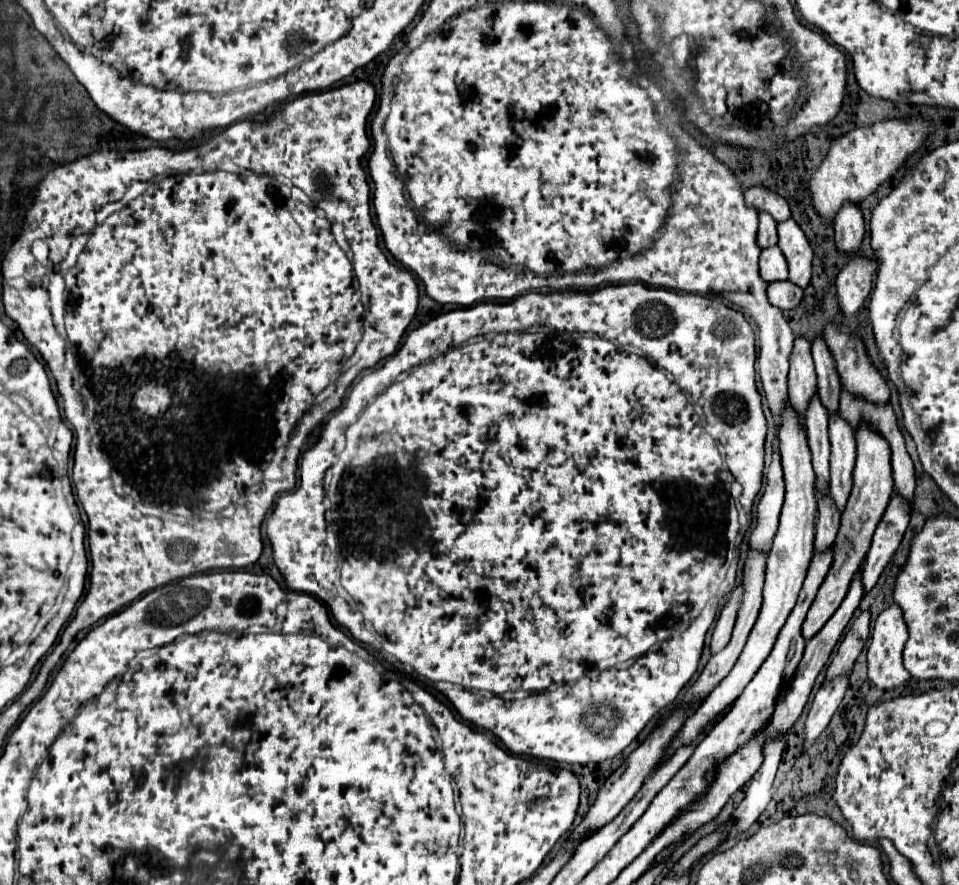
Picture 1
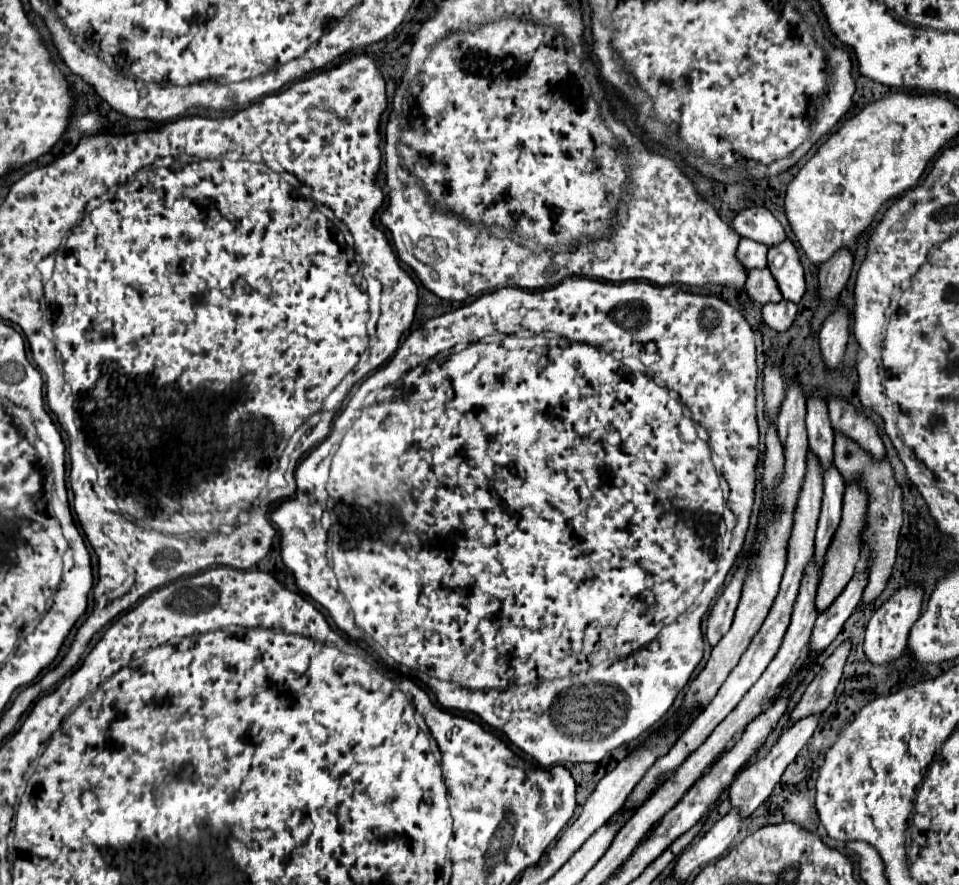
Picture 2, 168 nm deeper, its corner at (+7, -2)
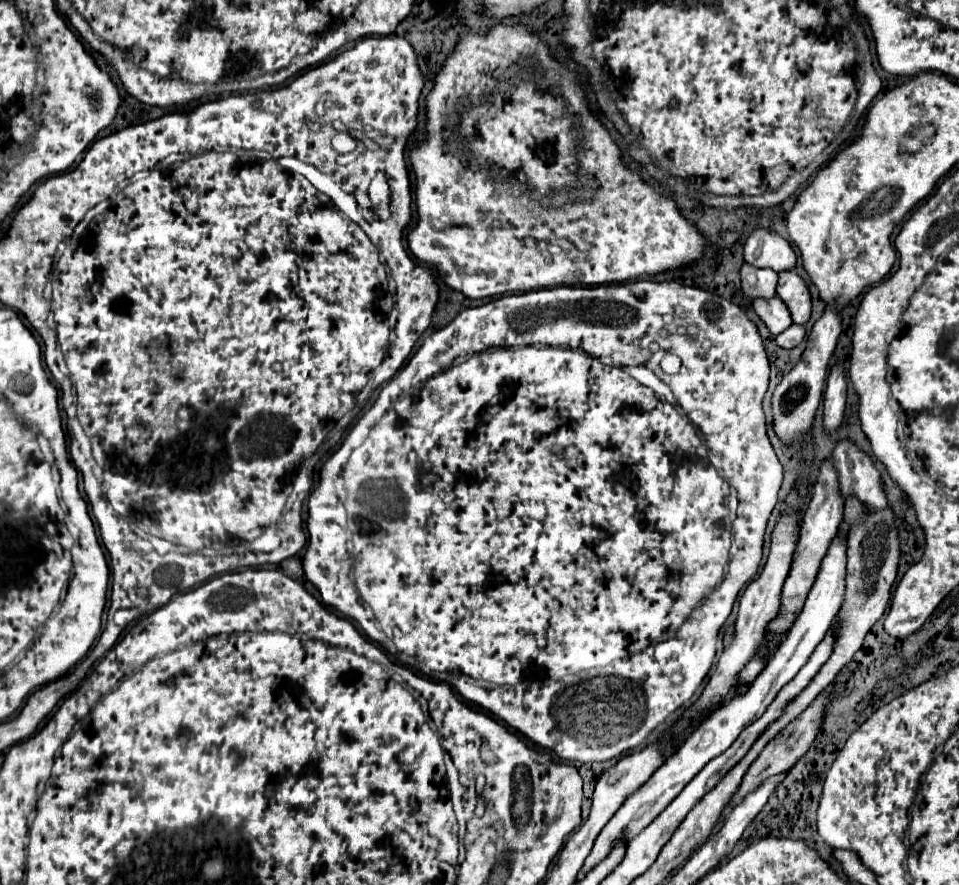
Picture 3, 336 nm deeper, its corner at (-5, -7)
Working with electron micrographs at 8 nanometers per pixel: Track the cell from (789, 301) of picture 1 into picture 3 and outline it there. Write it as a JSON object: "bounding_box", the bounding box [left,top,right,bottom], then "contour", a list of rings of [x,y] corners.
{"bounding_box":[776,325,806,349],"contour":[[[790,325],[784,333],[780,333],[776,337],[776,343],[780,347],[784,347],[784,349],[792,349],[792,347],[800,345],[800,341],[804,339],[804,335],[806,335],[806,327],[804,325]]]}

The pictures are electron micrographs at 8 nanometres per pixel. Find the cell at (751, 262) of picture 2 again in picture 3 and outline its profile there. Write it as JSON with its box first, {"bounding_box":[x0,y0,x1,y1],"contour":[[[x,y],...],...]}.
{"bounding_box":[740,263,778,299],"contour":[[[744,263],[740,269],[740,277],[742,277],[742,291],[750,299],[756,299],[756,297],[766,299],[776,293],[778,275],[772,269],[756,269],[754,265]]]}

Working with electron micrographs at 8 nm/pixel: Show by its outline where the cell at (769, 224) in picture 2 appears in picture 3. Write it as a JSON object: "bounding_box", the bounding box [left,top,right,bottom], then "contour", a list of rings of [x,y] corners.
{"bounding_box":[744,229,796,273],"contour":[[[754,229],[744,243],[744,259],[754,267],[770,267],[776,273],[796,265],[792,245],[772,229]]]}

